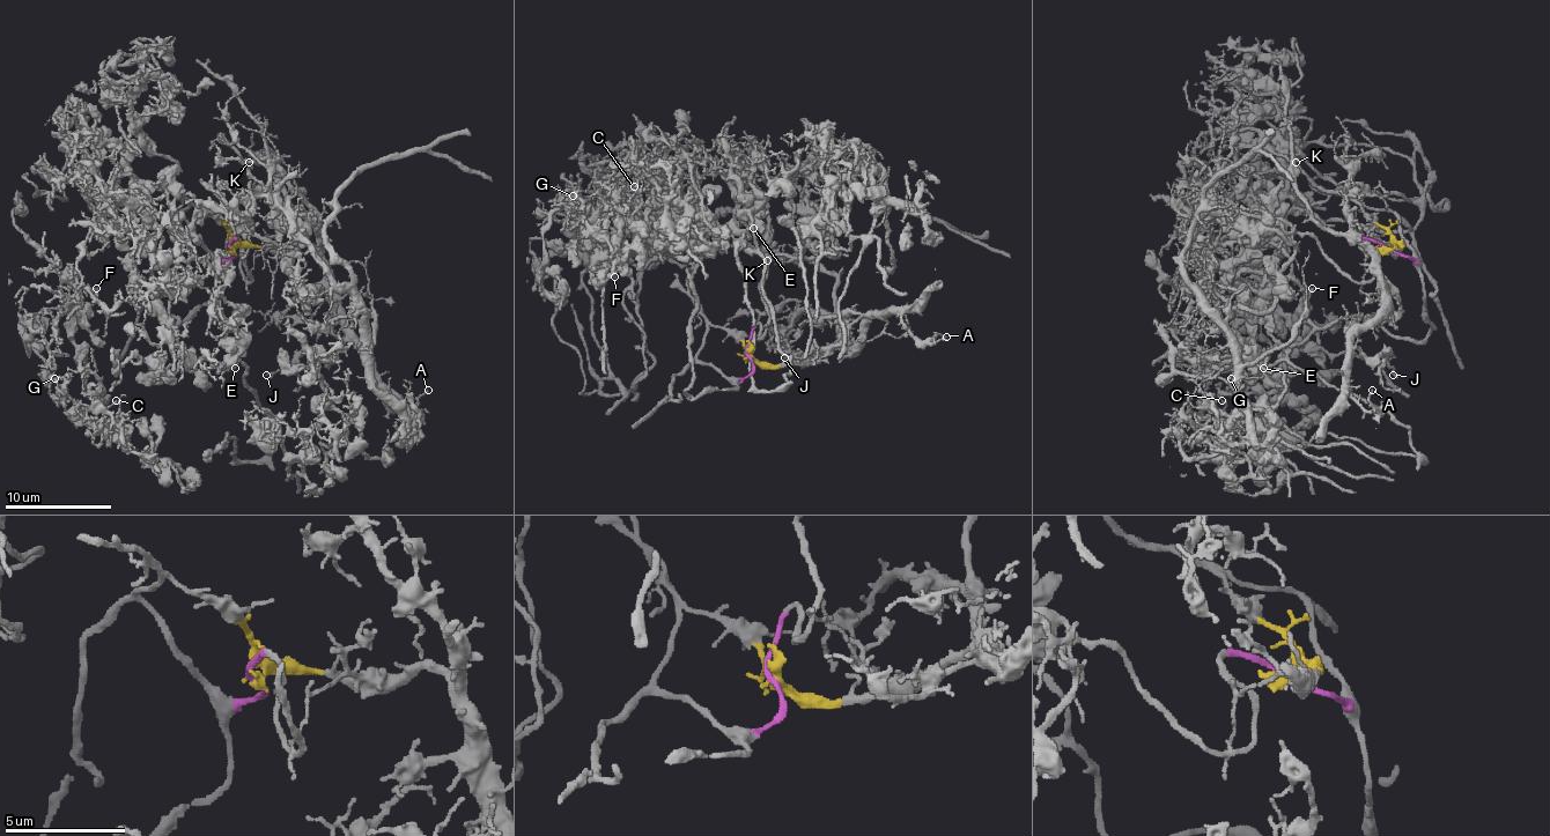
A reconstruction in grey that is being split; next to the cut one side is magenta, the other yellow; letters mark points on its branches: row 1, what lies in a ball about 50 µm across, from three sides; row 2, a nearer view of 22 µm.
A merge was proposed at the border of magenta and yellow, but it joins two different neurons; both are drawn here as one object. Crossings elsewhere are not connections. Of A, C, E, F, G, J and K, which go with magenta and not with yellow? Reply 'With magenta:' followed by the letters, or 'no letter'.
With magenta: C, E, F, G

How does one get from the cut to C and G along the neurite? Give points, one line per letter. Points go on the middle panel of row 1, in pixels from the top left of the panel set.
C: (748, 354), (684, 392), (676, 191), (622, 167), (567, 221), (633, 186)
G: (748, 354), (735, 389), (684, 392), (700, 239), (676, 191), (622, 167), (575, 226), (571, 197)

